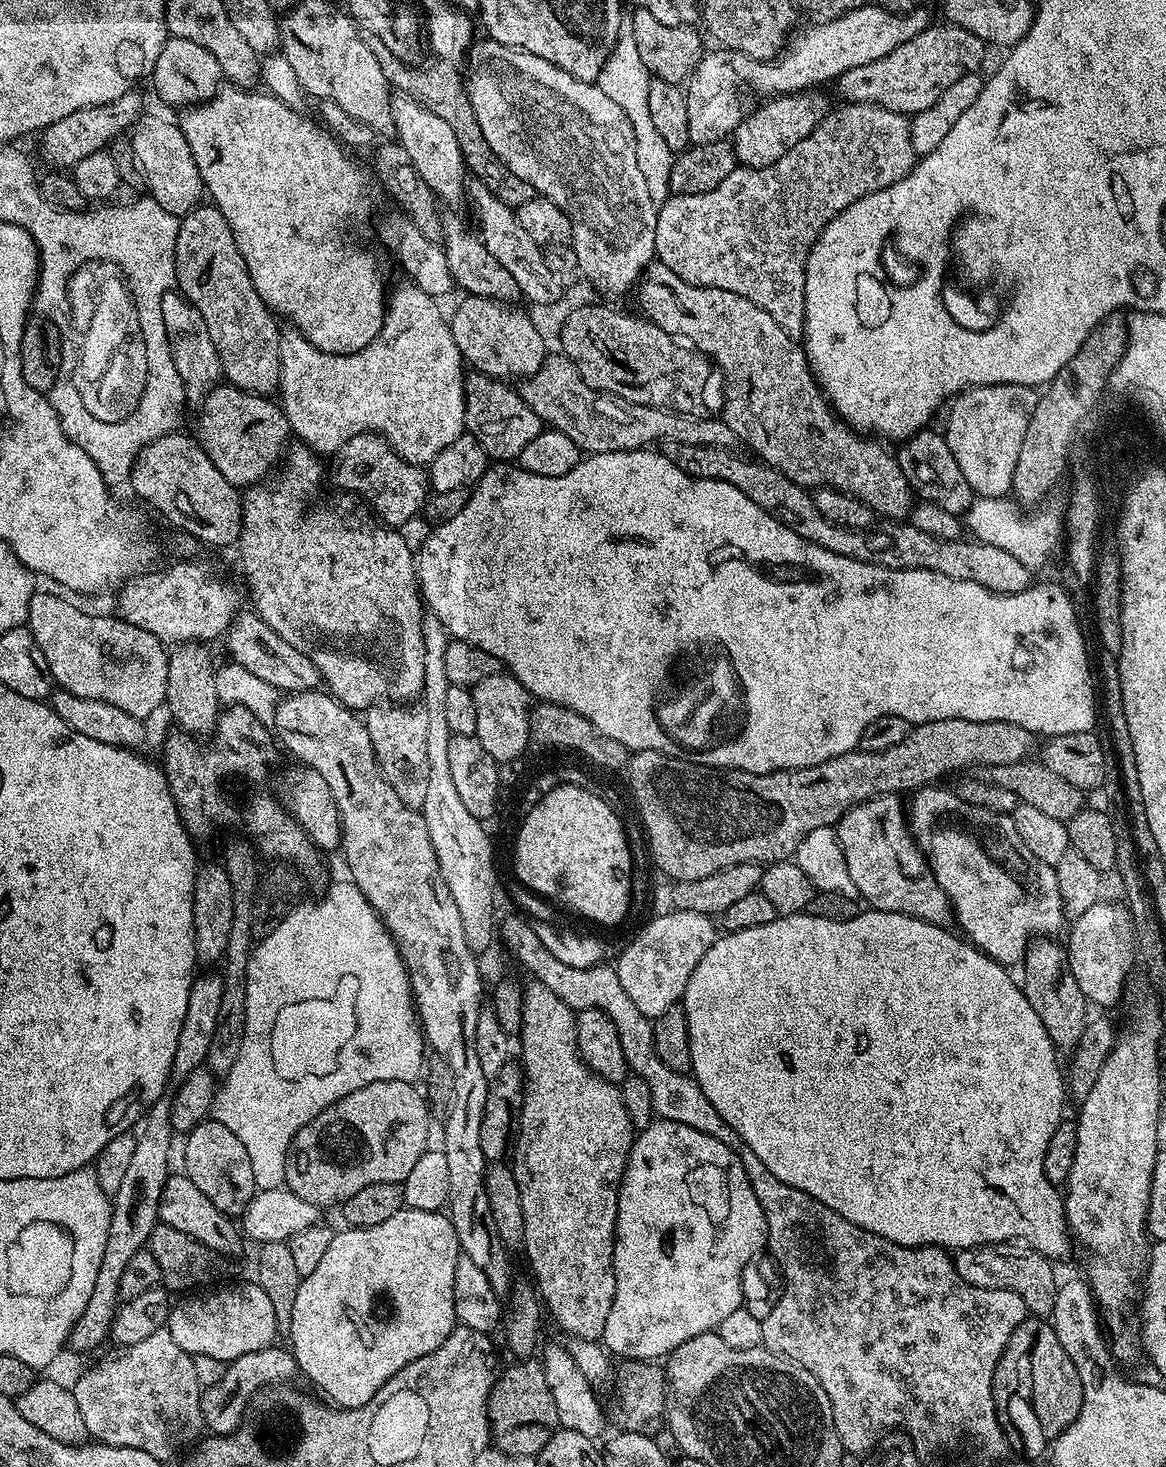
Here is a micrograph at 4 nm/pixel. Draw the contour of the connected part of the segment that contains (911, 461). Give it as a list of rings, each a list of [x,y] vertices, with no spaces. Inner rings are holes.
[[[926,427],[909,436],[897,447],[900,449],[895,449],[896,461],[898,466],[902,466],[902,474],[906,474],[913,493],[921,501],[940,506],[957,518],[963,517],[974,499],[972,487],[970,482],[966,482],[962,470],[958,467],[958,462],[954,462],[954,454],[950,454],[950,446],[945,433],[932,431],[931,427]]]

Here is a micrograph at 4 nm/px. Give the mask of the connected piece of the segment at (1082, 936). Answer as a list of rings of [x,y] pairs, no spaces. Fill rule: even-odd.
[[[1101,902],[1090,906],[1086,914],[1075,917],[1067,929],[1068,965],[1078,982],[1078,990],[1088,999],[1089,1005],[1108,1008],[1120,1000],[1128,971],[1134,964],[1134,939],[1132,920],[1119,904]],[[1072,924],[1072,929],[1071,928]]]

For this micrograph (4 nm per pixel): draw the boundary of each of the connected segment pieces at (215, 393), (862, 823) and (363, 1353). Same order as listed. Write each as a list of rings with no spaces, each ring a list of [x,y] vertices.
[[[227,382],[208,389],[203,400],[194,436],[210,462],[222,470],[226,482],[241,490],[261,483],[269,475],[267,472],[281,463],[290,444],[290,429],[283,408],[275,399],[258,396]]]
[[[896,794],[863,800],[835,825],[836,837],[846,858],[846,870],[850,870],[850,878],[854,878],[859,899],[875,911],[901,912],[931,924],[951,925],[952,903],[942,886],[938,886],[932,865],[909,831],[906,804],[900,800],[903,799]]]
[[[403,1207],[398,1210],[398,1214],[386,1218],[386,1222],[378,1222],[369,1228],[348,1226],[343,1230],[345,1232],[337,1231],[333,1235],[326,1254],[322,1254],[322,1262],[318,1262],[318,1266],[314,1266],[314,1270],[310,1270],[310,1274],[301,1279],[298,1286],[298,1298],[294,1298],[290,1329],[290,1335],[292,1335],[290,1351],[296,1359],[297,1369],[302,1373],[302,1376],[304,1372],[305,1378],[310,1383],[317,1384],[329,1396],[325,1397],[339,1409],[366,1406],[366,1402],[370,1402],[370,1398],[374,1398],[374,1394],[378,1394],[378,1390],[382,1390],[382,1386],[386,1386],[386,1382],[390,1382],[390,1378],[394,1378],[394,1374],[398,1374],[398,1370],[402,1370],[402,1366],[438,1350],[438,1346],[442,1346],[442,1342],[446,1342],[446,1338],[458,1324],[454,1310],[454,1270],[458,1267],[458,1258],[462,1254],[458,1234],[454,1230],[451,1220],[443,1211],[431,1212],[430,1210],[414,1210]]]

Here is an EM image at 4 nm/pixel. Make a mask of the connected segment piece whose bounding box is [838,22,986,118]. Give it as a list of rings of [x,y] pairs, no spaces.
[[[947,22],[929,23],[910,42],[902,42],[898,50],[890,50],[886,58],[878,62],[866,62],[866,66],[854,66],[838,77],[840,100],[850,104],[882,106],[886,110],[901,112],[909,118],[926,110],[954,86],[966,74],[980,72],[986,45],[970,30]]]

